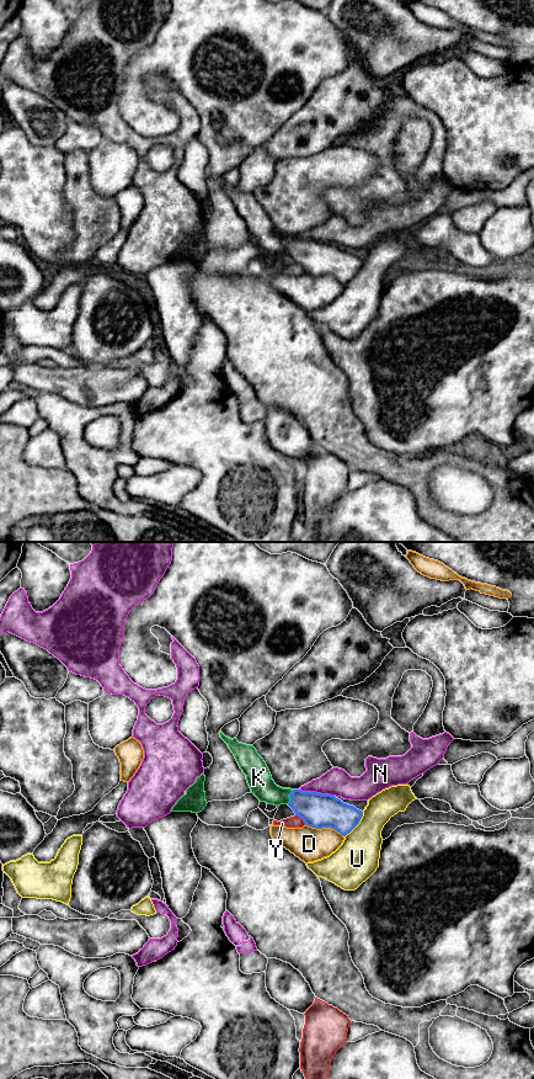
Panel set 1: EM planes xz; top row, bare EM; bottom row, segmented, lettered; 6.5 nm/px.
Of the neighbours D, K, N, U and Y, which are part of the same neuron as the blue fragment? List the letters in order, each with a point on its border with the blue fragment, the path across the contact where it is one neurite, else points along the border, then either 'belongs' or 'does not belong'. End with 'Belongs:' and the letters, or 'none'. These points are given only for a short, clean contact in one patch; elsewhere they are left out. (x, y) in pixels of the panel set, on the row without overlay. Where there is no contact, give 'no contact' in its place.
D: xz (325, 275) | does not belong
K: xz (289, 245) | across xz (318, 259), (289, 245), (277, 244), (259, 226) | belongs
N: xz (315, 240) | does not belong
U: xz (357, 272) | does not belong
Y: xz (302, 266) | does not belong
Belongs: K

